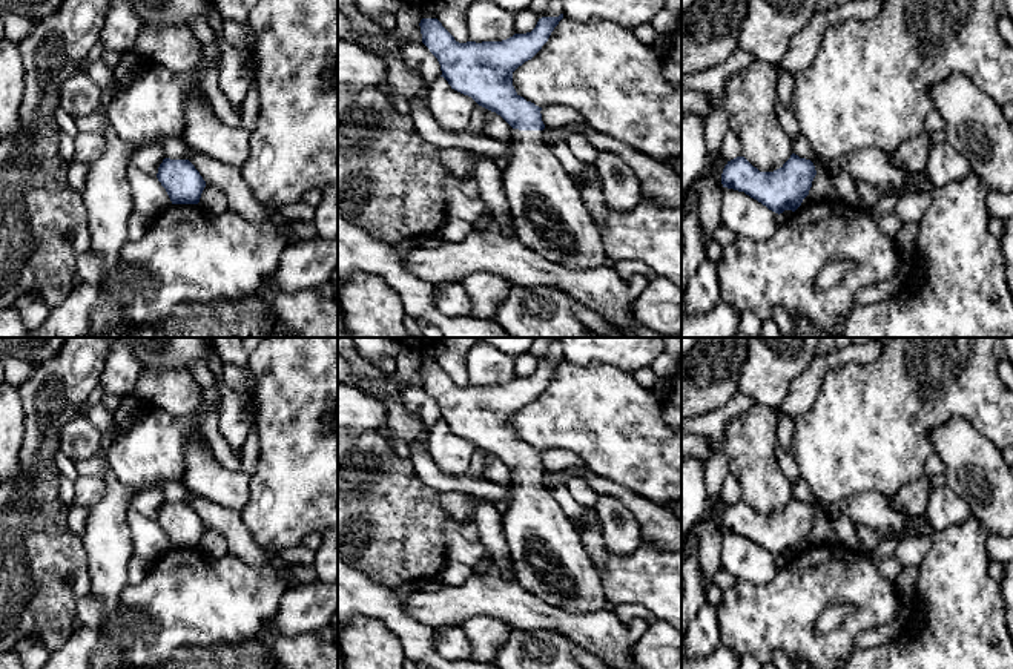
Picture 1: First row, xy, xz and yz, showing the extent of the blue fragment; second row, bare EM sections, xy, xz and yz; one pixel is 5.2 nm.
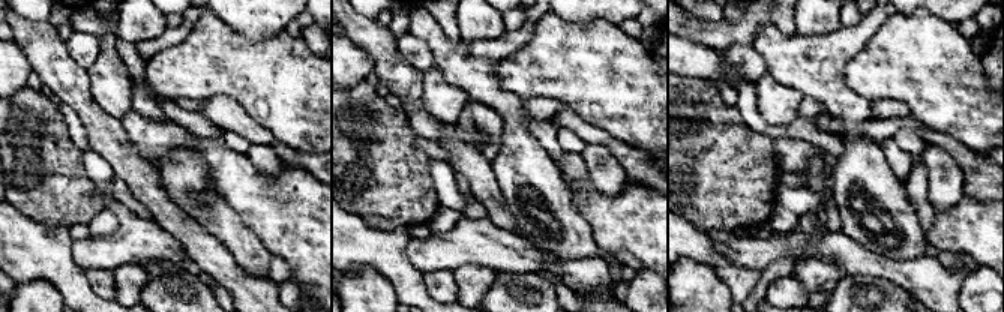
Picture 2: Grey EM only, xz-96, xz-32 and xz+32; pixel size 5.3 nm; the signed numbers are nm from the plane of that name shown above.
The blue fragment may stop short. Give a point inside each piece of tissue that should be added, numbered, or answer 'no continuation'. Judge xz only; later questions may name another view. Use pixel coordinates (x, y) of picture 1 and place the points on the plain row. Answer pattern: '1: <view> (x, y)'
1: xz (550, 560)

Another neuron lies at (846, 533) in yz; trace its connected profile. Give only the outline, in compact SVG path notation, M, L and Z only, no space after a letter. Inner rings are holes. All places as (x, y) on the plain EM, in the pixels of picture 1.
M840 516L836 519L832 519L832 525L836 531L836 539L840 545L850 549L861 549L855 523L852 520L844 516Z

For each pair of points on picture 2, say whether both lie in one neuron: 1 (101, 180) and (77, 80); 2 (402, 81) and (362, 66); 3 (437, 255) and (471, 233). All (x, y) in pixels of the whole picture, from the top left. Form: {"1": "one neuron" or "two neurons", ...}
{"1": "two neurons", "2": "two neurons", "3": "one neuron"}

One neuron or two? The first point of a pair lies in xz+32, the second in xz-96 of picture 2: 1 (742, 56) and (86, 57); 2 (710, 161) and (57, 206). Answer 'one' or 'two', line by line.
1: one
2: one

